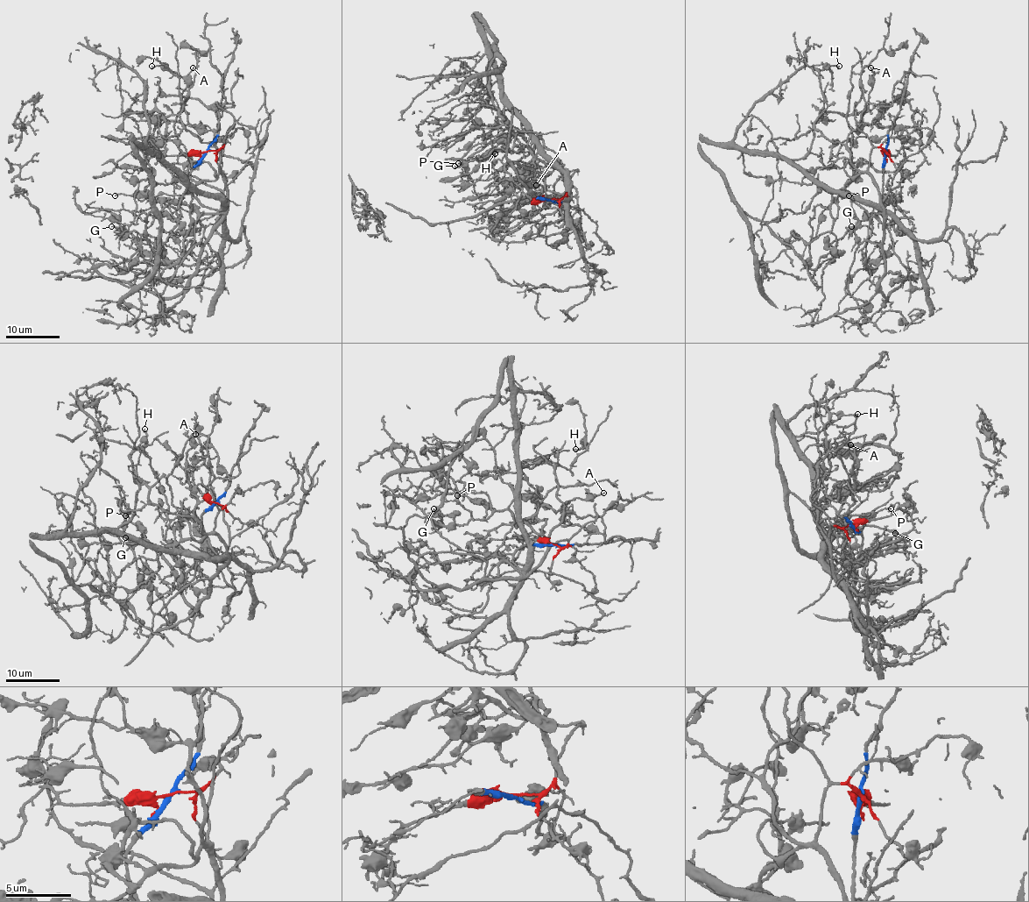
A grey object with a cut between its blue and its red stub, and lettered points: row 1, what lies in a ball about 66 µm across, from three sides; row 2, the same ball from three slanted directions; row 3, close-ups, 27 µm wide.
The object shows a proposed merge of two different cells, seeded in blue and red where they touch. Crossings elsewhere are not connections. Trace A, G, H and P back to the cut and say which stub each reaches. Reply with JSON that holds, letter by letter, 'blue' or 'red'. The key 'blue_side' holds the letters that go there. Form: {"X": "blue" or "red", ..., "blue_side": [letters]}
{"A": "red", "G": "red", "H": "red", "P": "red", "blue_side": []}

